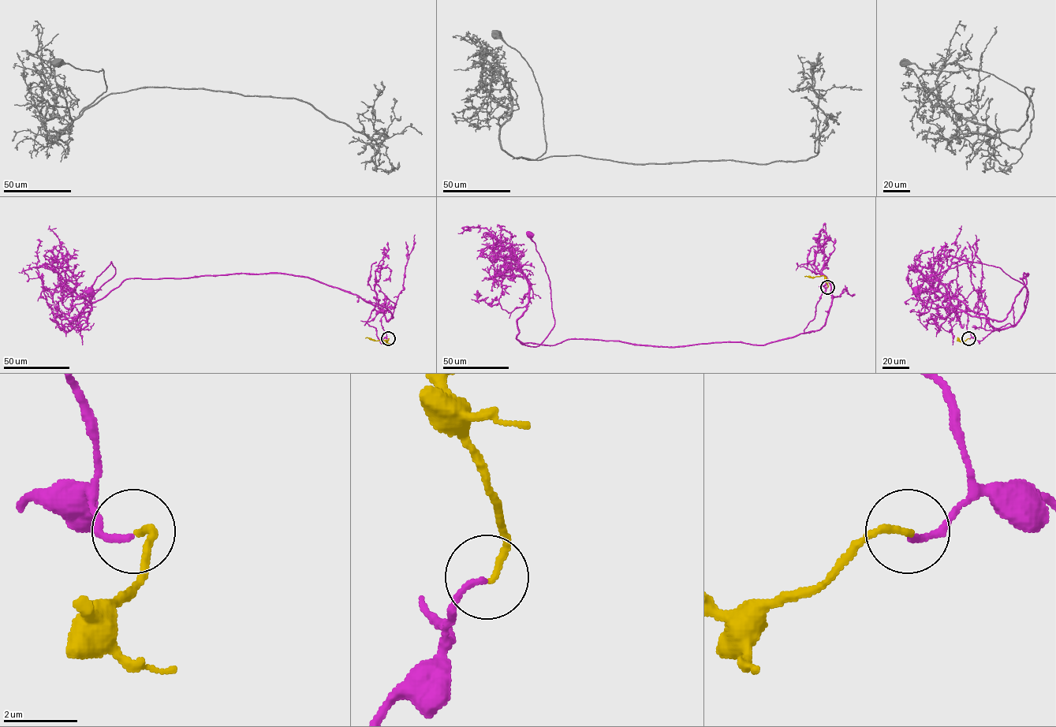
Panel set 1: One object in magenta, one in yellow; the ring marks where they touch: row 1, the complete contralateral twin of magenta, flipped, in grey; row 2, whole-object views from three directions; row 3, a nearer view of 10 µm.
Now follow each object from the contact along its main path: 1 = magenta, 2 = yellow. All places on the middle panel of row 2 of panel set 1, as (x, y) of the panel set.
1: (827, 288), (804, 329), (815, 331), (763, 344), (520, 342), (531, 346), (554, 318), (530, 233)
2: (827, 288), (824, 275), (804, 276)

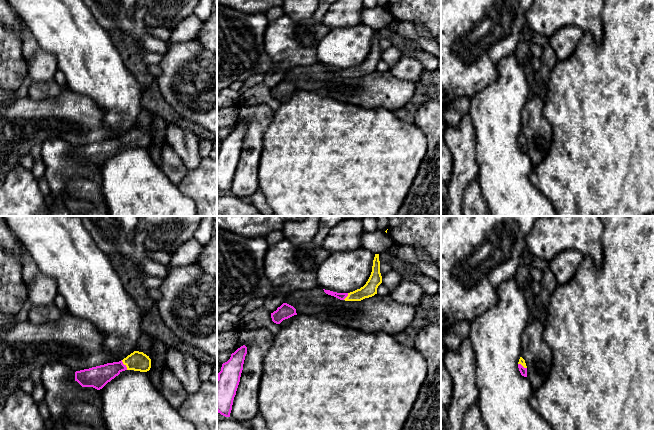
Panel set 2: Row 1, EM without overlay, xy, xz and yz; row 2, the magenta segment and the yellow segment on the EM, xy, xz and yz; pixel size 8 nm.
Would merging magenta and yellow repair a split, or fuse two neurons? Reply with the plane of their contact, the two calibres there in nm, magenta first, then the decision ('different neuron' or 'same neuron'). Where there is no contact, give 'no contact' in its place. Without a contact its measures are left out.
meets magenta in xy; 180 nm thick on the magenta side, 160 nm on the other; same neuron

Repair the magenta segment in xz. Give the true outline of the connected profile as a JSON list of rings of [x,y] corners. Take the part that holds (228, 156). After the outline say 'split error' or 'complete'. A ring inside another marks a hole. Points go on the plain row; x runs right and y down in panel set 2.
[[[243,121],[222,140],[221,147],[218,149],[217,188],[225,193],[230,193],[246,130],[247,123]]]; complete

